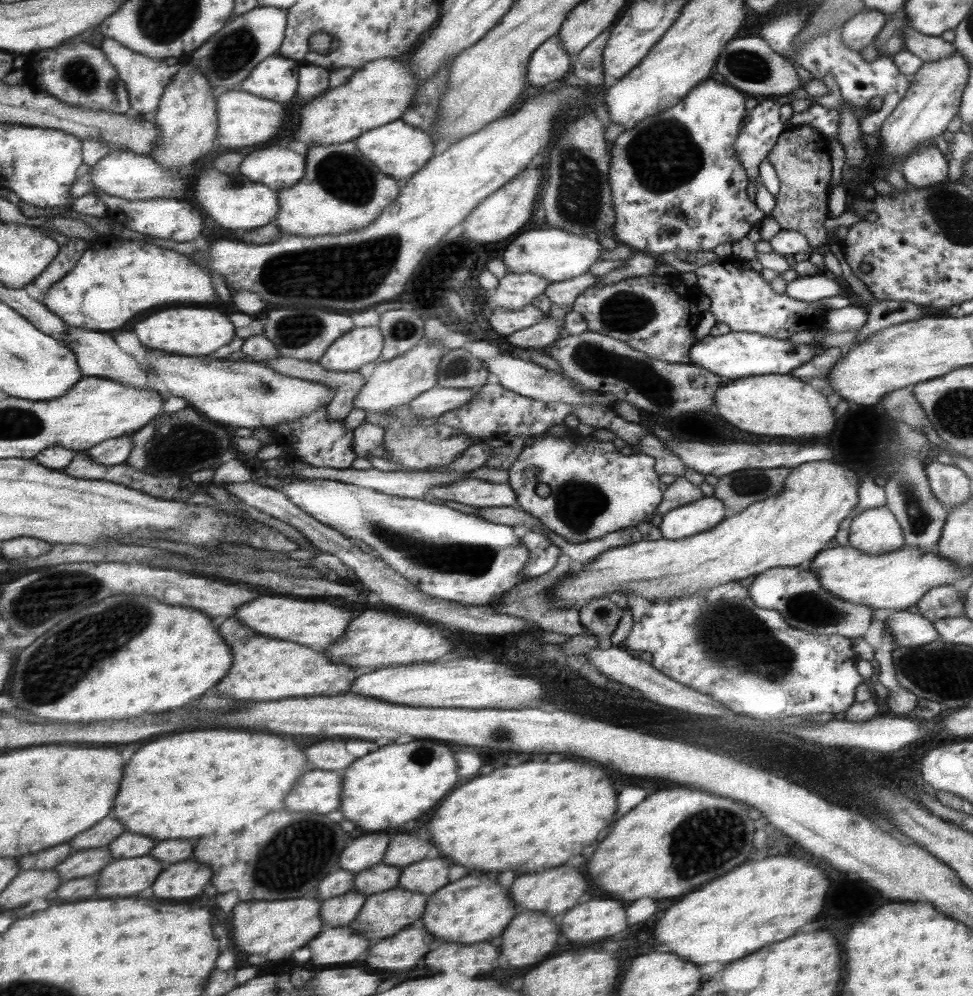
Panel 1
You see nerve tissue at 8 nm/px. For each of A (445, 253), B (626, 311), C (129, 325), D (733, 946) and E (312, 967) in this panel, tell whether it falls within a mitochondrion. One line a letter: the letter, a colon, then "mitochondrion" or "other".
A: other
B: mitochondrion
C: other
D: other
E: other

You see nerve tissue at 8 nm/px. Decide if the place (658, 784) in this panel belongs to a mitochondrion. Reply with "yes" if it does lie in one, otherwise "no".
no

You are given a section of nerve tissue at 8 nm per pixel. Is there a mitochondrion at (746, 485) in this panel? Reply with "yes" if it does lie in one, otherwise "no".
yes

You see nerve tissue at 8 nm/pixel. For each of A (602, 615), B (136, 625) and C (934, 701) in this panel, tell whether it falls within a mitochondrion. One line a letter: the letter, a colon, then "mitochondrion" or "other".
A: mitochondrion
B: mitochondrion
C: other

